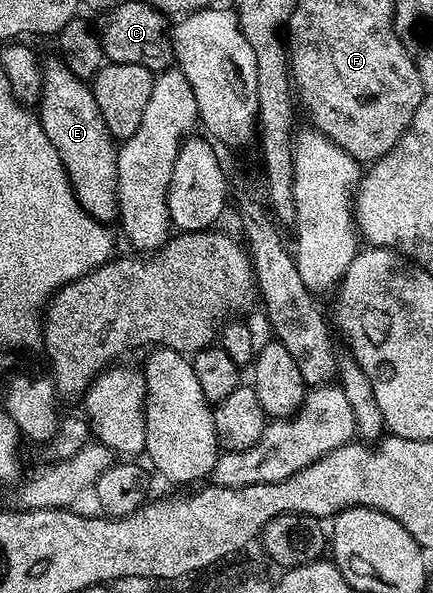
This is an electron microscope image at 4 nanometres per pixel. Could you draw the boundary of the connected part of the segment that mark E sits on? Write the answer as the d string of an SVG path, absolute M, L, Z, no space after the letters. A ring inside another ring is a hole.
M59 58L48 61L45 59L42 67L43 84L38 101L42 130L46 130L50 146L54 146L54 150L58 150L58 158L62 158L62 166L66 170L78 203L95 220L115 221L120 210L117 141L109 134L106 122L102 118L102 110L98 110L98 102L85 81L70 74L64 61Z

